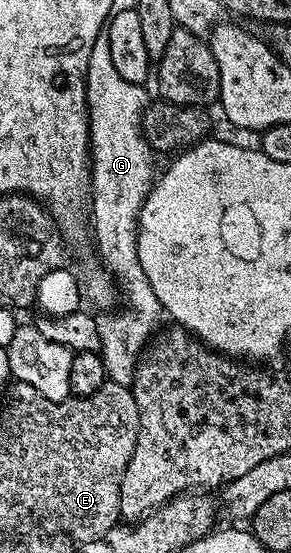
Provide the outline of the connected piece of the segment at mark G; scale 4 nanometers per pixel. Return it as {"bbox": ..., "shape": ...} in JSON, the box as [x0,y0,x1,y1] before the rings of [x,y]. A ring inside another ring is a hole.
{"bbox":[86,26,164,388],"shape":[[[103,26],[93,43],[86,72],[91,143],[90,223],[100,263],[117,281],[124,302],[119,310],[97,318],[101,343],[99,353],[107,380],[126,388],[133,384],[143,351],[164,317],[162,304],[156,299],[150,280],[139,265],[138,255],[139,213],[154,182],[151,165],[154,153],[142,132],[142,117],[150,102],[146,91],[145,86],[122,80],[112,64],[108,29]]]}

